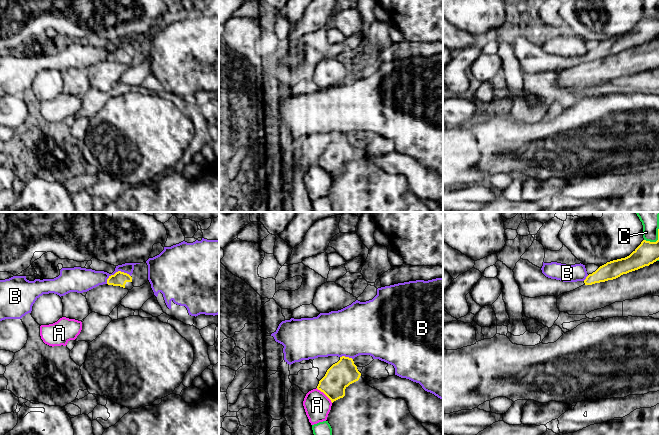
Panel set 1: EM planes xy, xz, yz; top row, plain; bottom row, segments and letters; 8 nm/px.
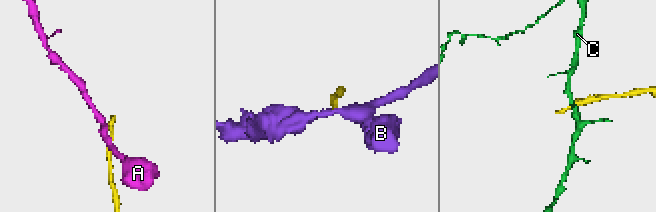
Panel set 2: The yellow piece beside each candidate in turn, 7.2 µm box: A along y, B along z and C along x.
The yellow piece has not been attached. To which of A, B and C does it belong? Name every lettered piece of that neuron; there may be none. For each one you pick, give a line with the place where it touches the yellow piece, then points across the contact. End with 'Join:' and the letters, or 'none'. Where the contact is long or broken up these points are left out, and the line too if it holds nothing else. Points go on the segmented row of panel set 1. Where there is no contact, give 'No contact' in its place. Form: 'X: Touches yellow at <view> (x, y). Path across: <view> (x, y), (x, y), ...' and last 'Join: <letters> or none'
Join: none

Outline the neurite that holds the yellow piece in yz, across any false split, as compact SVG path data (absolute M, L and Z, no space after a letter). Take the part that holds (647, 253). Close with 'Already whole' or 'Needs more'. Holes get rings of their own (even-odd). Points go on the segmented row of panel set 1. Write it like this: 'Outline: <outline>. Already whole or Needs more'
Outline: M659 229L656 242L643 240L629 256L607 262L589 274L584 281L563 282L548 278L542 273L541 268L523 259L516 263L513 272L522 296L529 298L547 295L558 297L583 285L616 279L623 274L649 266L657 260L659 260Z. Needs more

